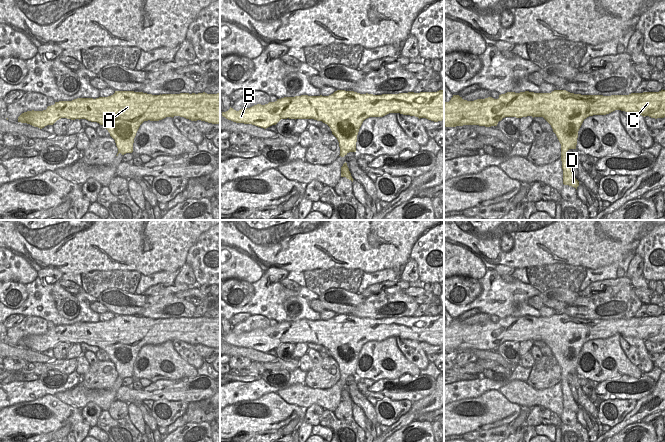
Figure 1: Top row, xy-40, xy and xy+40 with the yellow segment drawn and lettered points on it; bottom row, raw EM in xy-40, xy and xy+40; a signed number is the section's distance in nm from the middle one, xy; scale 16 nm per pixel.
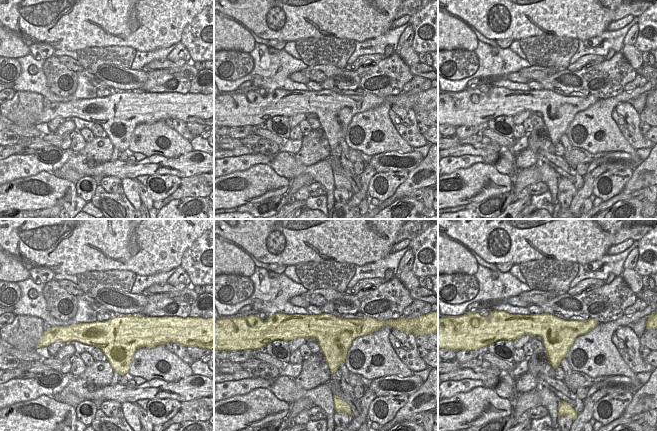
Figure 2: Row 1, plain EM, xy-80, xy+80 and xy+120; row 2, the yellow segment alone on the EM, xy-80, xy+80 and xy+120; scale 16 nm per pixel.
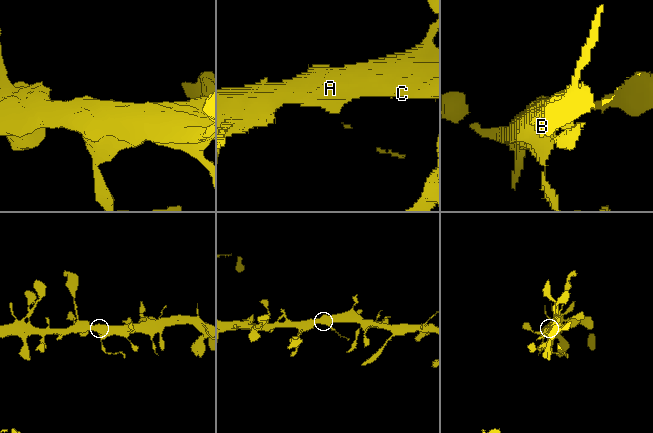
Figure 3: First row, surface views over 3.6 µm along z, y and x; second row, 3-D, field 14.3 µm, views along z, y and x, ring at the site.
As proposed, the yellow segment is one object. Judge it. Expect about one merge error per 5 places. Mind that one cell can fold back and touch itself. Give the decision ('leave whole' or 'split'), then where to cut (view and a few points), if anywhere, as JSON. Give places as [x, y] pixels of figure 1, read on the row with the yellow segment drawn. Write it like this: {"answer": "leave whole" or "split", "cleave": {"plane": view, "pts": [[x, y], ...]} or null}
{"answer": "split", "cleave": {"plane": "xy+40", "pts": [[564, 153], [564, 157], [561, 160]]}}

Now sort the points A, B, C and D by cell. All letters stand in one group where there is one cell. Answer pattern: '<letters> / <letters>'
A B C / D

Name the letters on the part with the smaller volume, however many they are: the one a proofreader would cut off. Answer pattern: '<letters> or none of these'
D.

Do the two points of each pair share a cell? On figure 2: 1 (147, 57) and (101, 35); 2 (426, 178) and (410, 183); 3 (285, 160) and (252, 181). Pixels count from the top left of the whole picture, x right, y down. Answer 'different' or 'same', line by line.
1: different
2: same
3: different

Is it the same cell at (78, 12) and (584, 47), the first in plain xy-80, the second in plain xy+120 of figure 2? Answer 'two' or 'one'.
two

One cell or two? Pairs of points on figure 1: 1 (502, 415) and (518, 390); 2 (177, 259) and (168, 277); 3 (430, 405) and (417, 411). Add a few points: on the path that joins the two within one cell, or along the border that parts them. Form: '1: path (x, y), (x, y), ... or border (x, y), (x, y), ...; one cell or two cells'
1: border (498, 390), (509, 401), (517, 403), (521, 407); two cells
2: border (179, 268), (174, 271), (156, 271), (147, 276); two cells
3: path (427, 405), (420, 408); one cell

